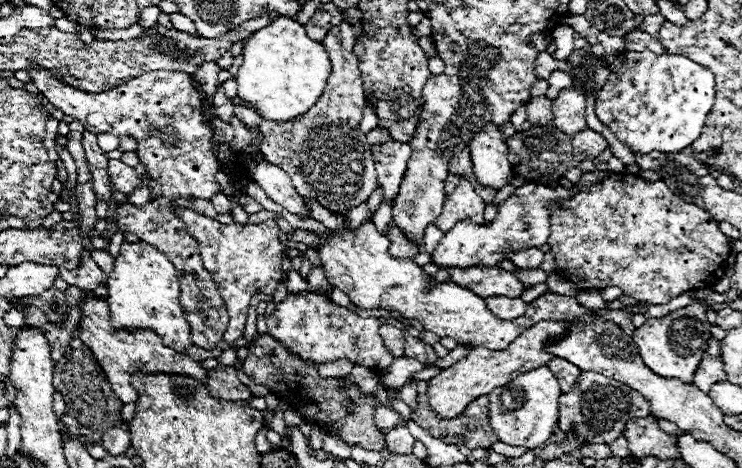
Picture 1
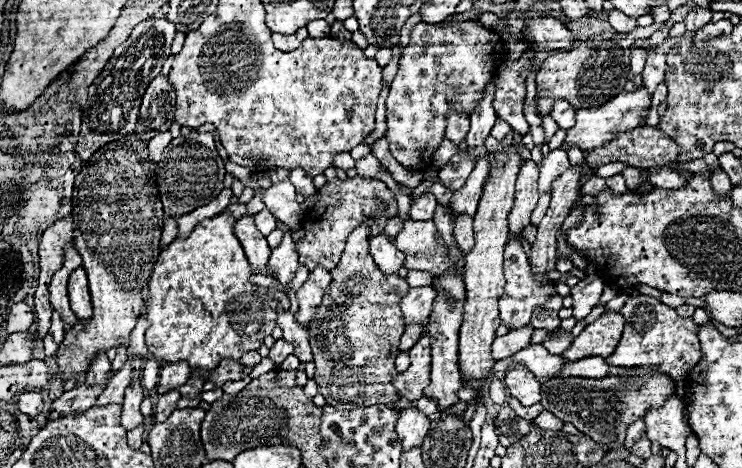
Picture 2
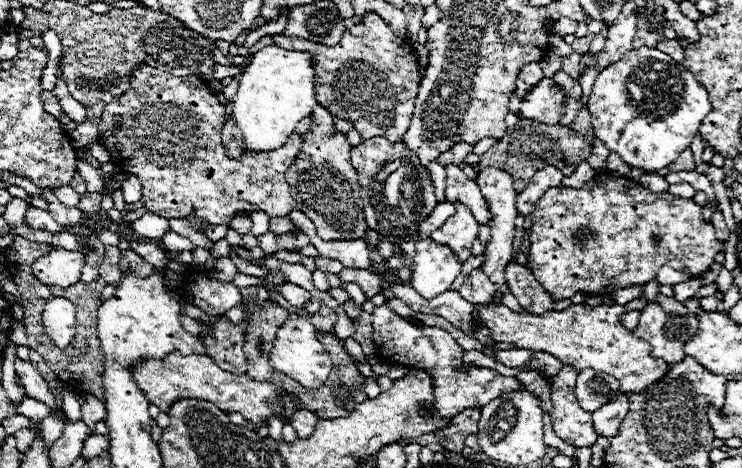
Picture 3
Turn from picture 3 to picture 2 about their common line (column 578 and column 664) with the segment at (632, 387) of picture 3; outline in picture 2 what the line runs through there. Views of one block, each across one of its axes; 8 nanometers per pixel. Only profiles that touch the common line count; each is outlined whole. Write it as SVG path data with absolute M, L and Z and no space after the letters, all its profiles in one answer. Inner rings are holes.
M630 296L620 310L626 318L624 334L620 344L616 346L614 354L606 358L610 366L656 366L662 372L670 374L674 380L682 380L702 358L700 340L698 340L698 324L692 318L682 318L676 314L674 308L662 304L652 296Z

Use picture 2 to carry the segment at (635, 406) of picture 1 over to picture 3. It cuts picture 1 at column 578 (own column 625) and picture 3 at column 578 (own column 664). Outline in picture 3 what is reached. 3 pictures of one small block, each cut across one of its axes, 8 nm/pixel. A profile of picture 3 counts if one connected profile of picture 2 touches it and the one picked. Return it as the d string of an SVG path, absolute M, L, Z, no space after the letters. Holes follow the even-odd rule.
M582 370L578 374L576 382L576 398L582 410L594 412L602 408L606 402L614 398L614 394L620 390L618 382L610 378L608 374L596 372L596 370Z

